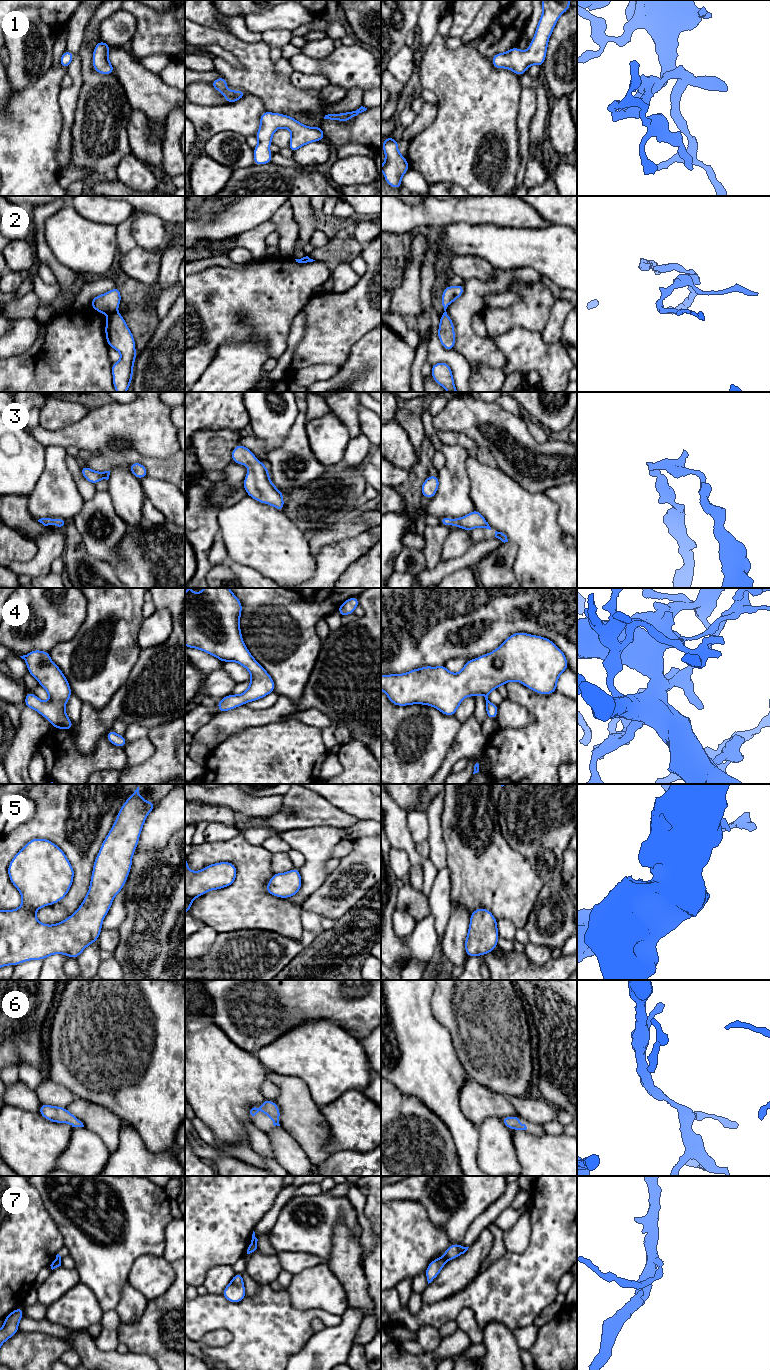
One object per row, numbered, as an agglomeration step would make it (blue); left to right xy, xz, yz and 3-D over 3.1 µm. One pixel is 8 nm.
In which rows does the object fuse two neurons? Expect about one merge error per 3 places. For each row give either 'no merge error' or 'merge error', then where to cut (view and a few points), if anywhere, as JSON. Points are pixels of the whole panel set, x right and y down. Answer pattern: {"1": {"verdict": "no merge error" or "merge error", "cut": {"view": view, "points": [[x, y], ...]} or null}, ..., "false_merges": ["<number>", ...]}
{"1": {"verdict": "no merge error", "cut": null}, "2": {"verdict": "merge error", "cut": {"view": "xy", "points": [[116, 311], [108, 315]]}}, "3": {"verdict": "no merge error", "cut": null}, "4": {"verdict": "no merge error", "cut": null}, "5": {"verdict": "no merge error", "cut": null}, "6": {"verdict": "no merge error", "cut": null}, "7": {"verdict": "merge error", "cut": {"view": "yz", "points": [[442, 1257], [447, 1260]]}}, "false_merges": ["2", "7"]}

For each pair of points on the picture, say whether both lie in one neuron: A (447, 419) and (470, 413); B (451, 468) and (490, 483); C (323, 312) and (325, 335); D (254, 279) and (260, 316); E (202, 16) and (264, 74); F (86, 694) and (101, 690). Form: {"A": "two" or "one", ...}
{"A": "one", "B": "two", "C": "one", "D": "one", "E": "two", "F": "one"}

